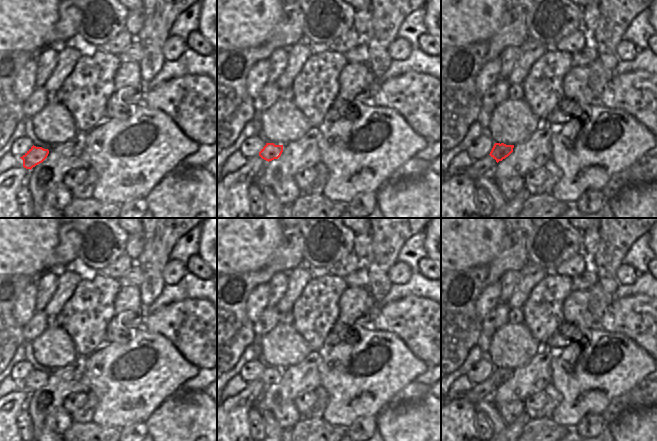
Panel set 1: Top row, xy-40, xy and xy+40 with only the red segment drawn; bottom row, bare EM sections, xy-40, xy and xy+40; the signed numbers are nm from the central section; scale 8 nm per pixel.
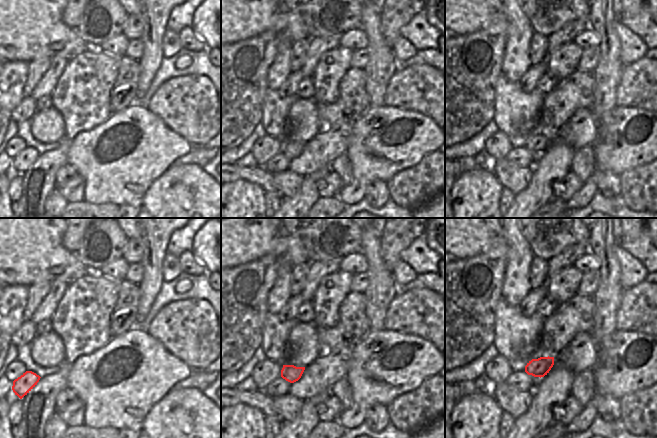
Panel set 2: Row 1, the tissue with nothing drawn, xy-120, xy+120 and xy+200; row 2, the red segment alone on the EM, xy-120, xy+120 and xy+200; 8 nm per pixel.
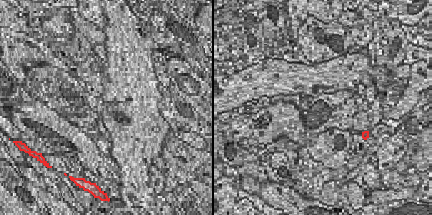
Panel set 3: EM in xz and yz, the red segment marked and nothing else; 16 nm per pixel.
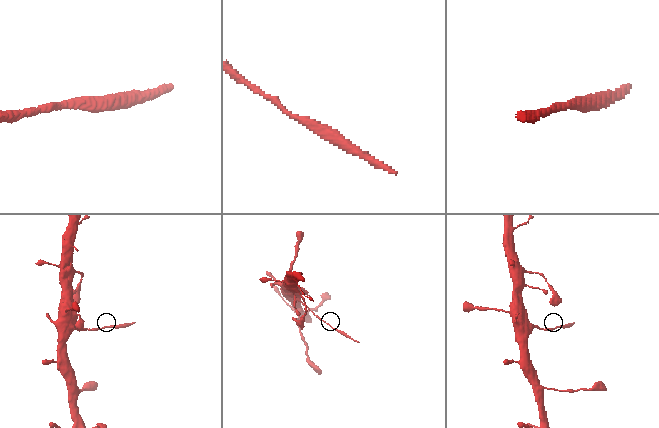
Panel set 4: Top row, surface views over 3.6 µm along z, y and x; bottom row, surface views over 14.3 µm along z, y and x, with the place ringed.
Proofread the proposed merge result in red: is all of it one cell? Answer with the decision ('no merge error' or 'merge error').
merge error

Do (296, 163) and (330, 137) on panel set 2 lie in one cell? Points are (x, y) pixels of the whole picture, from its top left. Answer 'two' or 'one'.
one

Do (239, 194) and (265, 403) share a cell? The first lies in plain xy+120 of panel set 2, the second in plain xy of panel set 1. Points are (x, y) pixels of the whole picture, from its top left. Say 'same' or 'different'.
different

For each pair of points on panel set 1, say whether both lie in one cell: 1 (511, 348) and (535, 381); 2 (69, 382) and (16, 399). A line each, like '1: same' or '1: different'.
1: different
2: different

